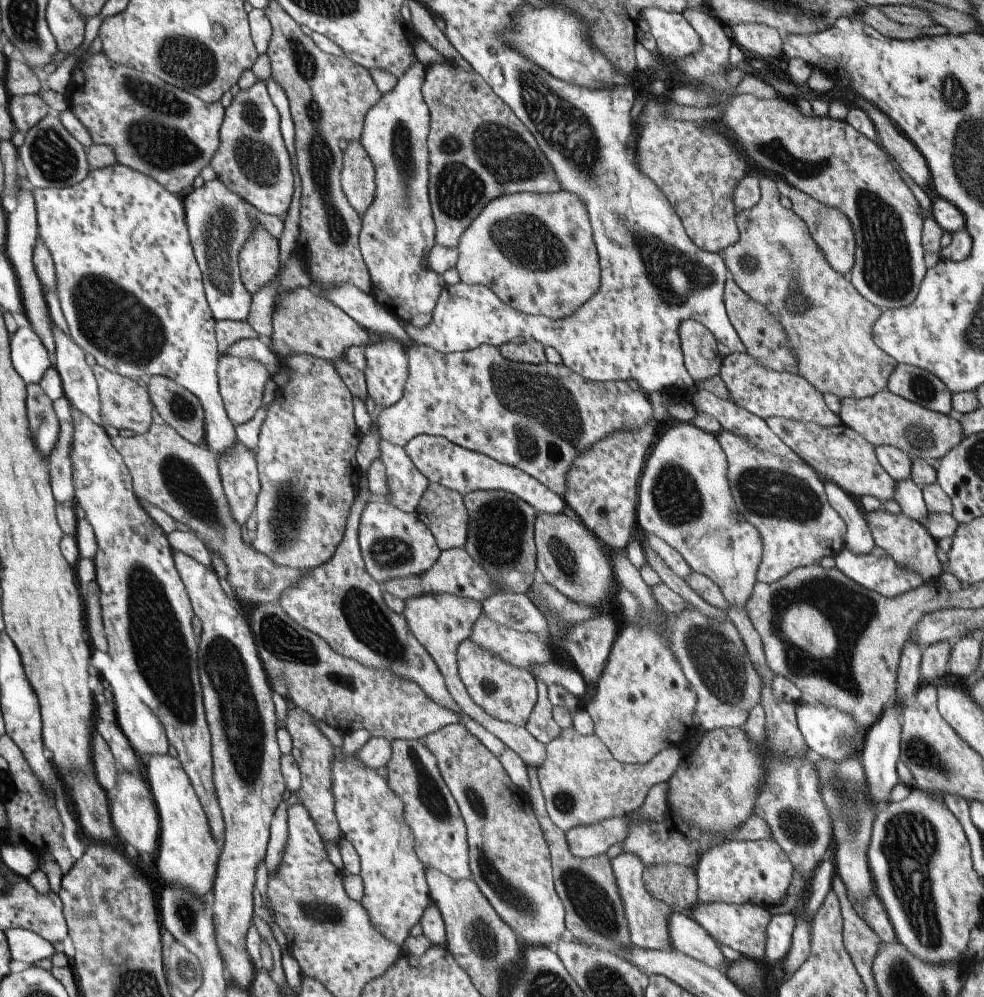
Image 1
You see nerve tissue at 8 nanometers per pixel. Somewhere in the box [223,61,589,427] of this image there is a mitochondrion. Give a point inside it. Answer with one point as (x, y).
(495, 154)

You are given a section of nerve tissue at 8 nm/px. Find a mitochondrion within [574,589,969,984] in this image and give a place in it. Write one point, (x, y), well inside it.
(909, 842)

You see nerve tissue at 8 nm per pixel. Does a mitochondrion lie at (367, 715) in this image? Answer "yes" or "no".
no

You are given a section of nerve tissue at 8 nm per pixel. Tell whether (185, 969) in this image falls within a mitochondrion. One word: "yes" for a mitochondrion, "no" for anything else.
yes

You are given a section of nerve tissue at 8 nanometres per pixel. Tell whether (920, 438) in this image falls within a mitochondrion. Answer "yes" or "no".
yes

